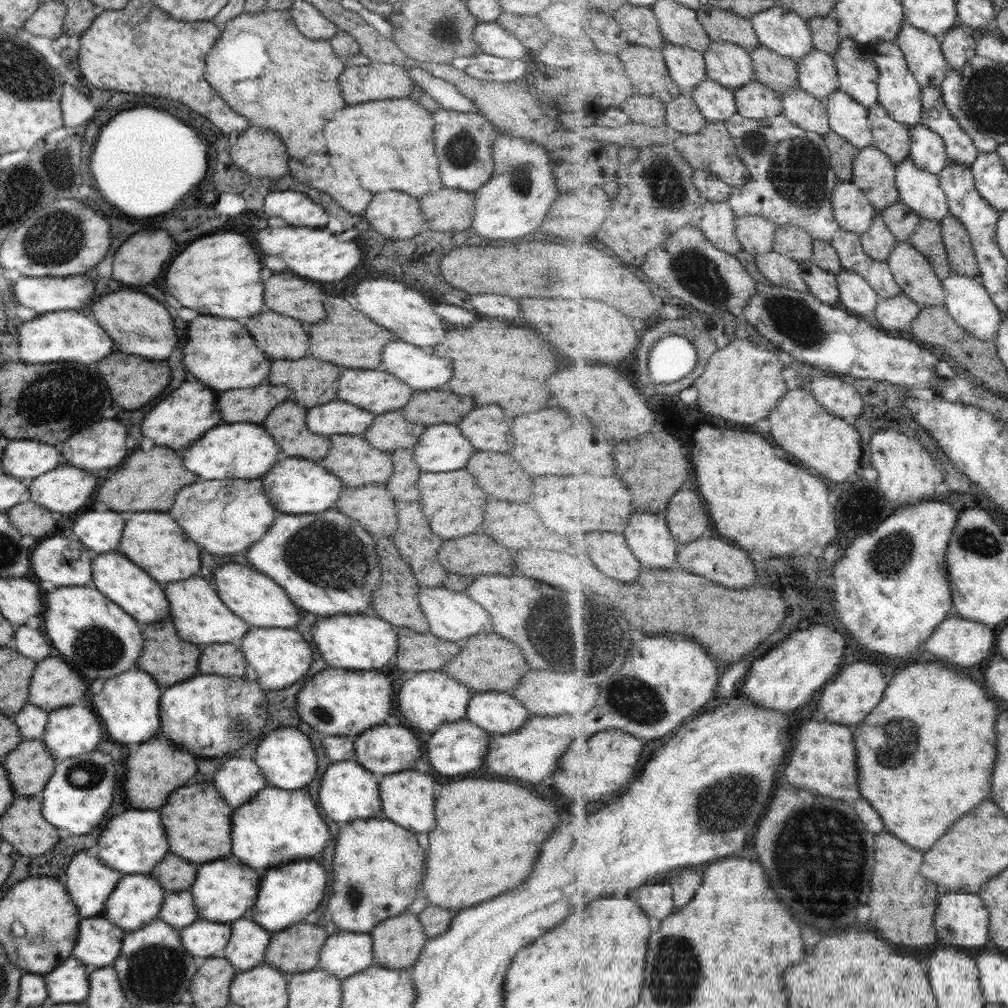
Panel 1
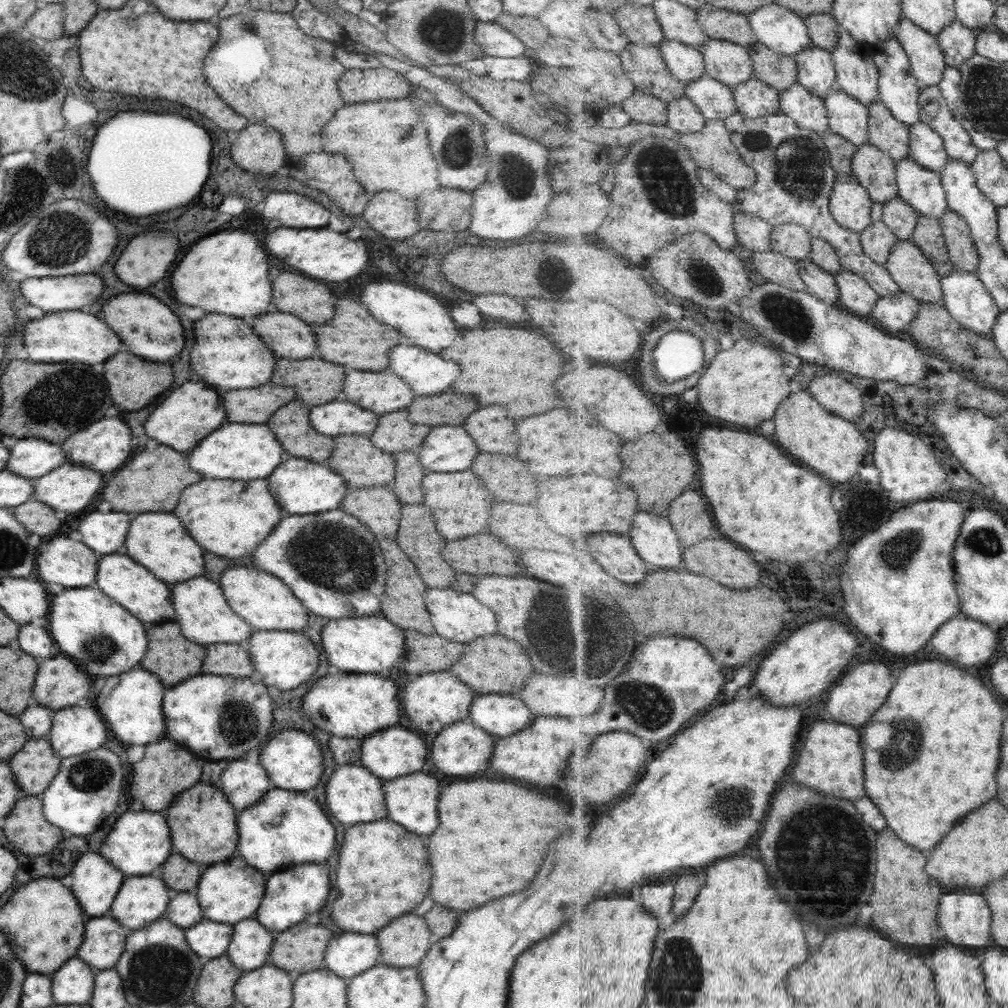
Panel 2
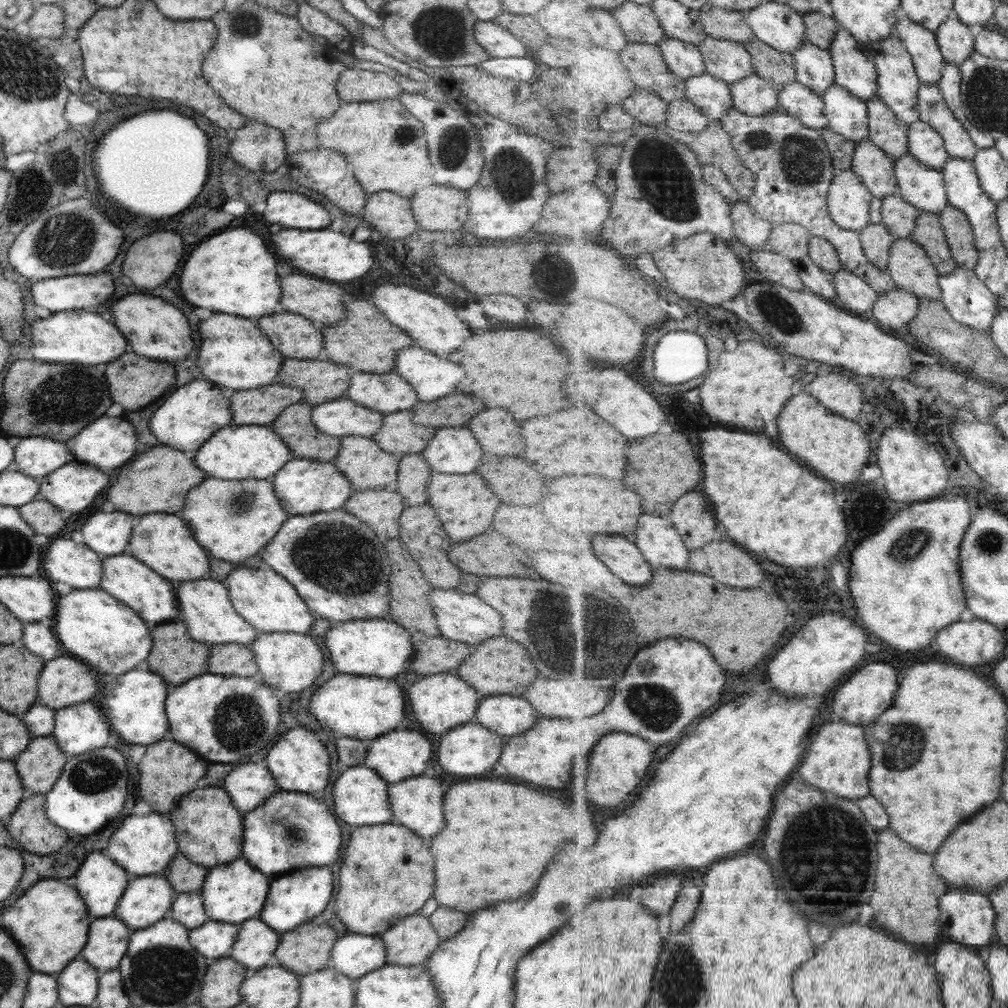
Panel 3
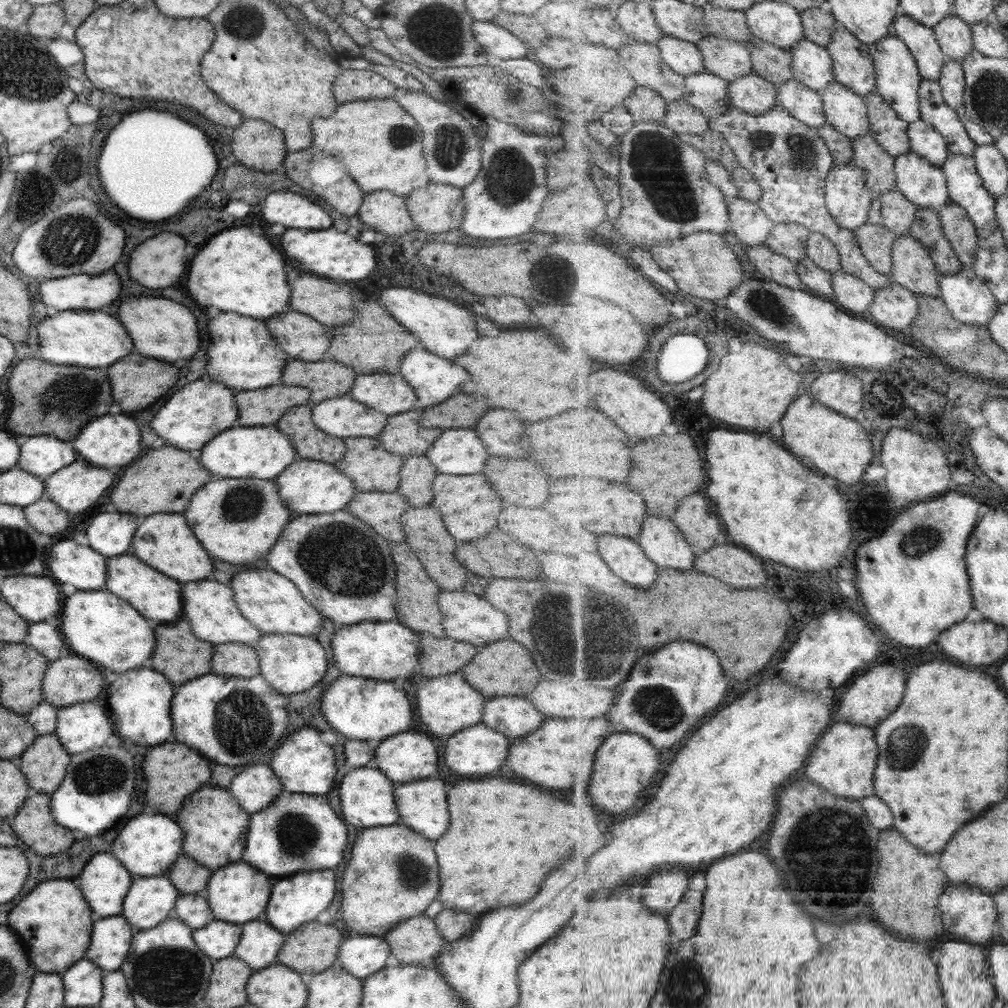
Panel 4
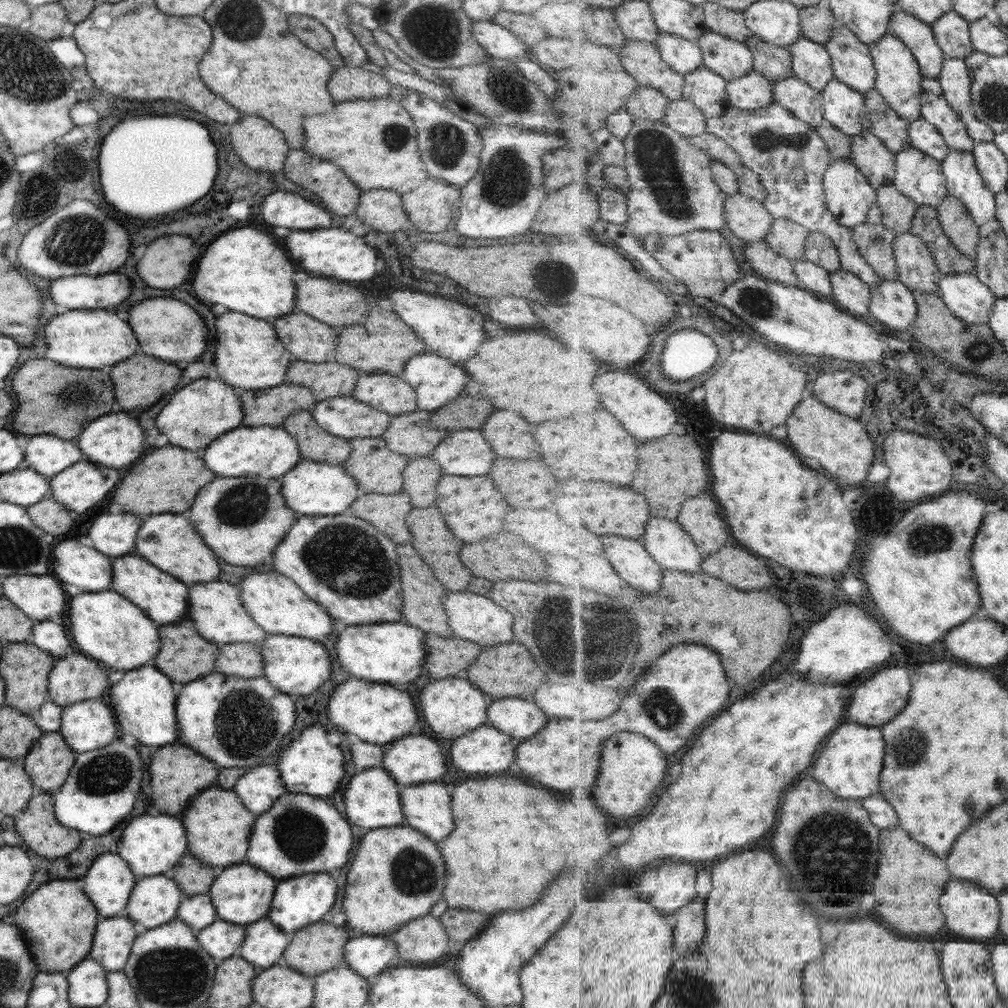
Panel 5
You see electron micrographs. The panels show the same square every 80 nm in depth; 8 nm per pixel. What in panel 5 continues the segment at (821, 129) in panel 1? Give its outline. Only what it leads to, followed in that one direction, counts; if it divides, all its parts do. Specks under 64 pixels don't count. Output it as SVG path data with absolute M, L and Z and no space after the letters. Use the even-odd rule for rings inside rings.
M795 76L773 83L773 101L788 108L793 116L804 120L813 127L818 127L826 119L822 91L809 86Z

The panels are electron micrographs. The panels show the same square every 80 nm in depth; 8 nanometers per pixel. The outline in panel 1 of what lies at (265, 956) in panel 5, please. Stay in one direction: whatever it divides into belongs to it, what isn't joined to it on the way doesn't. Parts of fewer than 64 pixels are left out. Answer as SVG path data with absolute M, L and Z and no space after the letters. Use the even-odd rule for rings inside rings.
M238 918L229 924L230 937L221 956L237 971L243 972L263 963L269 933L250 918Z

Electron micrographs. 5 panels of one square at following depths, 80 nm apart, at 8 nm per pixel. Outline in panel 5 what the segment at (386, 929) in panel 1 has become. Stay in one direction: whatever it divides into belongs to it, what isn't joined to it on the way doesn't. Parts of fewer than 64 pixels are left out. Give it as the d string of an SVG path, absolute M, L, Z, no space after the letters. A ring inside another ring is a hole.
M427 914L425 916L410 920L405 926L388 936L394 944L396 956L400 964L407 962L429 962L437 960L441 954L449 954L447 933L443 931L438 919Z

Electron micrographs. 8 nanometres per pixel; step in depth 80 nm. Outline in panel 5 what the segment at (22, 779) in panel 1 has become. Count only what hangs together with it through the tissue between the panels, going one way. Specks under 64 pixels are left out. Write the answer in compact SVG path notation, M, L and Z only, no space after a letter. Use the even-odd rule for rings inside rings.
M57 732L42 734L21 759L31 784L36 790L54 795L63 784L75 753Z

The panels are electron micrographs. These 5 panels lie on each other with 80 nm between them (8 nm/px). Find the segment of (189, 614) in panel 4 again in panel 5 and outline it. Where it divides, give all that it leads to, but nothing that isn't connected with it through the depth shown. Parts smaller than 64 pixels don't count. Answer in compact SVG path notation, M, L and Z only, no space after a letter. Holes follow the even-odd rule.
M209 582L209 584L195 584L189 590L189 618L195 624L197 634L203 640L209 640L213 644L231 644L231 642L253 643L259 645L264 639L263 632L253 621L247 616L239 596L237 596L237 588L223 584L223 582Z

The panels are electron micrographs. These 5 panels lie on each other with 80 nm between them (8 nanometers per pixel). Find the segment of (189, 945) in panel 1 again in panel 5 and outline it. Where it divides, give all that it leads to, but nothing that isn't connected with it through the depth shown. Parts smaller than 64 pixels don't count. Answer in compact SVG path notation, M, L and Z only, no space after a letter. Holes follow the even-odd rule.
M215 919L207 928L195 932L199 946L214 960L222 961L236 955L245 938L245 928Z

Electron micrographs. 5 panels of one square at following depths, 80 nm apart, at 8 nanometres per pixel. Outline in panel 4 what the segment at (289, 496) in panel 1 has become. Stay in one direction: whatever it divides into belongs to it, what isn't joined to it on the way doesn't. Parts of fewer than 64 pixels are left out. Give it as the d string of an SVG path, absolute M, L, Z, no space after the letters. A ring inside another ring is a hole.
M301 459L291 461L274 479L279 500L293 514L317 515L341 510L355 494L348 476L337 469L335 464L318 460Z

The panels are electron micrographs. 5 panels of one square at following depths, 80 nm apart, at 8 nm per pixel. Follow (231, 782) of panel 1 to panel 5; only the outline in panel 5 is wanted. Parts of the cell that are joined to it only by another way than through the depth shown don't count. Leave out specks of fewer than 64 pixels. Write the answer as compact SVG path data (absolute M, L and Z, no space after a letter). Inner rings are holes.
M255 766L240 776L232 791L251 814L269 810L278 796L287 792L274 766Z

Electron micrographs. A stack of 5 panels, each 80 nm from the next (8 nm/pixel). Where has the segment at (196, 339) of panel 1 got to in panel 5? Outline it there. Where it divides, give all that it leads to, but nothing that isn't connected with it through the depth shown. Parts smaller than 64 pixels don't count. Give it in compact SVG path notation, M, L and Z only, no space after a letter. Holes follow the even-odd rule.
M227 312L217 316L215 324L215 360L213 366L217 366L217 376L221 382L243 388L243 390L259 390L259 388L271 388L277 386L283 380L283 372L289 366L291 356L281 348L281 344L275 338L273 328L263 322L255 320L251 316L243 316L237 312Z

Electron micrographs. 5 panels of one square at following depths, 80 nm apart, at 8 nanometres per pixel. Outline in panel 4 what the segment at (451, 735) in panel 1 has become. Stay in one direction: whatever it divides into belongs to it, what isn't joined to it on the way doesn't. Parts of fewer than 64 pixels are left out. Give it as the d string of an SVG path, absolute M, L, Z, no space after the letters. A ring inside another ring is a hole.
M473 724L449 736L443 745L443 762L455 774L503 772L509 740L483 724Z

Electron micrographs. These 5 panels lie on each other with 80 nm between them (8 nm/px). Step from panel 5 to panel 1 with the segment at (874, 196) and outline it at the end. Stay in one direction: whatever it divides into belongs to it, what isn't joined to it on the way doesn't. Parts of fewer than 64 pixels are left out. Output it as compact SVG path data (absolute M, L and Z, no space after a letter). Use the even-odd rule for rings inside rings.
M850 180L839 181L832 202L836 219L845 230L862 235L877 217L877 209L867 195Z

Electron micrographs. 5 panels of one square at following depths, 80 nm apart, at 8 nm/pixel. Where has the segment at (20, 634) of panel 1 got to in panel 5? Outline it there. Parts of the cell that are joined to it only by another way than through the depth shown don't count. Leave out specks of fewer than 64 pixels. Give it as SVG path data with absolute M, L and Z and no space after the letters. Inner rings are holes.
M48 620L32 626L29 642L54 660L61 659L67 654L73 654L73 648L71 648L73 644L67 628L65 626L61 628L59 624L53 624Z

